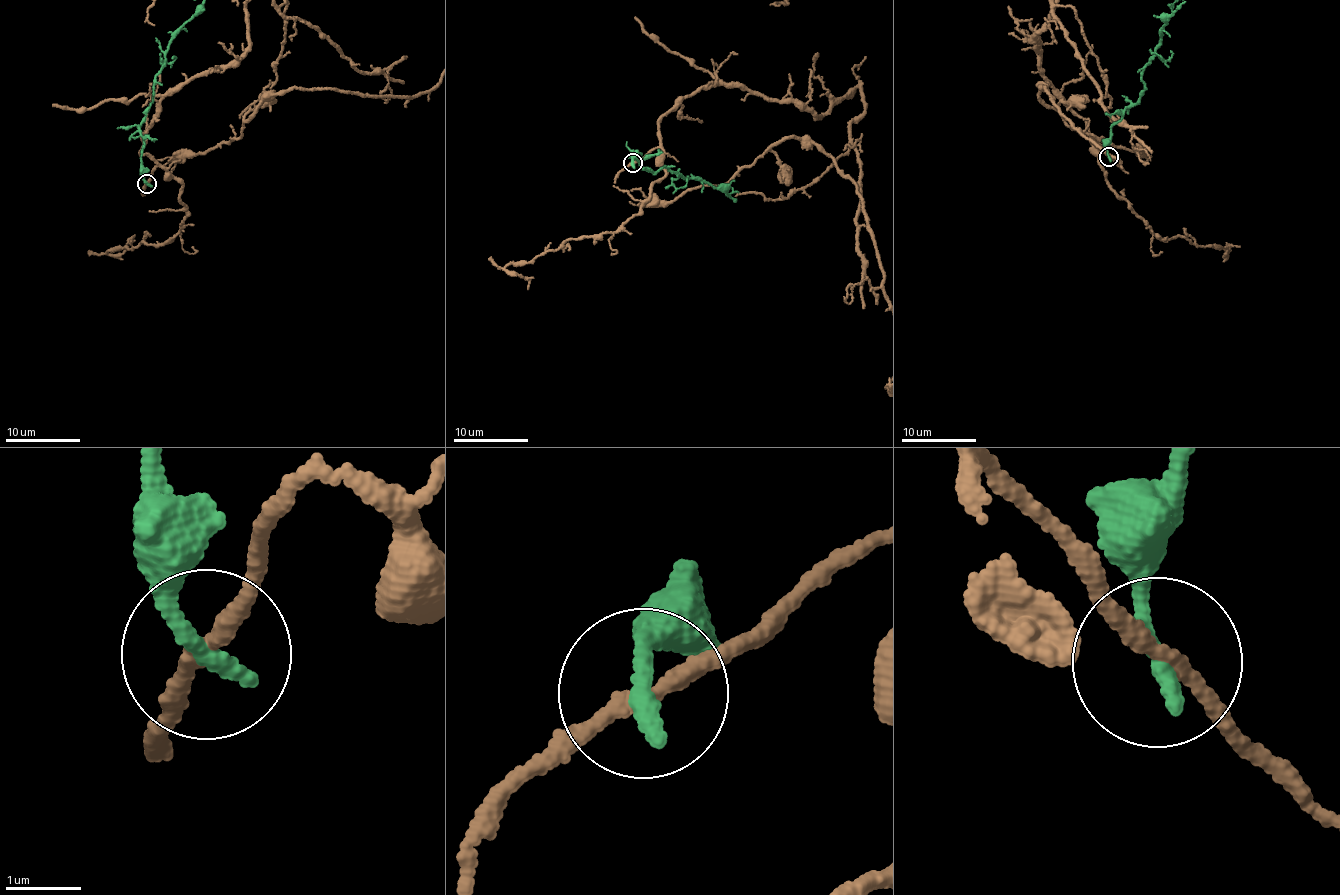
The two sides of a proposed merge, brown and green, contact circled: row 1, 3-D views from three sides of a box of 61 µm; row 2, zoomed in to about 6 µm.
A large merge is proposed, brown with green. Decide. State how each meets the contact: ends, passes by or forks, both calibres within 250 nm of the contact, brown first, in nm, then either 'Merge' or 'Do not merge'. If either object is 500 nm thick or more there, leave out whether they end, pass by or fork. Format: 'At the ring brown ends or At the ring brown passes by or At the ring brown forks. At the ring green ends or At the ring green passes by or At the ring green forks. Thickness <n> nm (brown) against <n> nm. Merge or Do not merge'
At the ring brown passes by. At the ring green ends. Thickness 220 nm (brown) against 280 nm. Do not merge

